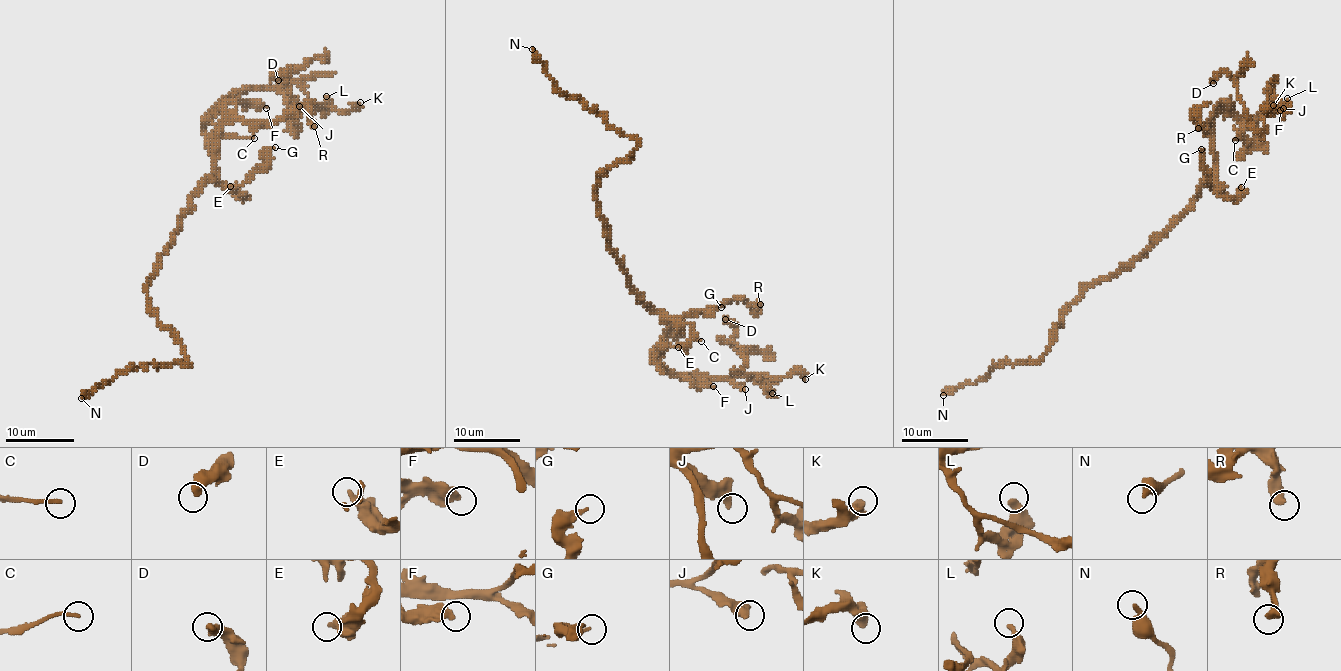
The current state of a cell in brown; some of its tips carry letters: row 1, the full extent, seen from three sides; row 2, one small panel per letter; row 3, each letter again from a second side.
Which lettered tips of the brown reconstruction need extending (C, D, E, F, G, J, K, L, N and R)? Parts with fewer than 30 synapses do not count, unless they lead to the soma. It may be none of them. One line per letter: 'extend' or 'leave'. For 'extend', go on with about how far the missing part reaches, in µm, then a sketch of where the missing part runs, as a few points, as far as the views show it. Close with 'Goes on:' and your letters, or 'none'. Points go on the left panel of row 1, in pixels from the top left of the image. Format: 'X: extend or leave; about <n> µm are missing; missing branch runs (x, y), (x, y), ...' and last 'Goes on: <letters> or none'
C: extend; about 8 µm are missing; missing branch runs (254, 138), (266, 147), (269, 176)
D: leave
E: leave
F: leave
G: leave
J: leave
K: leave
L: leave
N: leave
R: leave
Goes on: C

